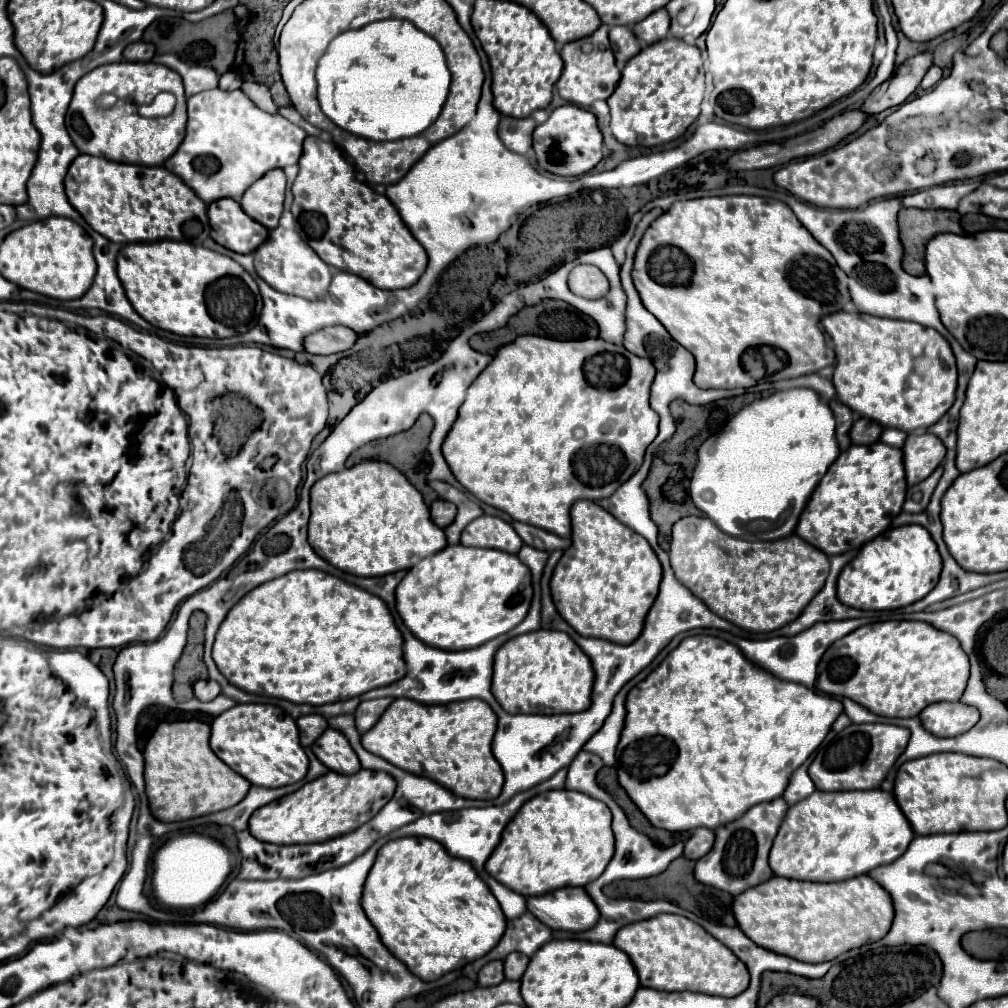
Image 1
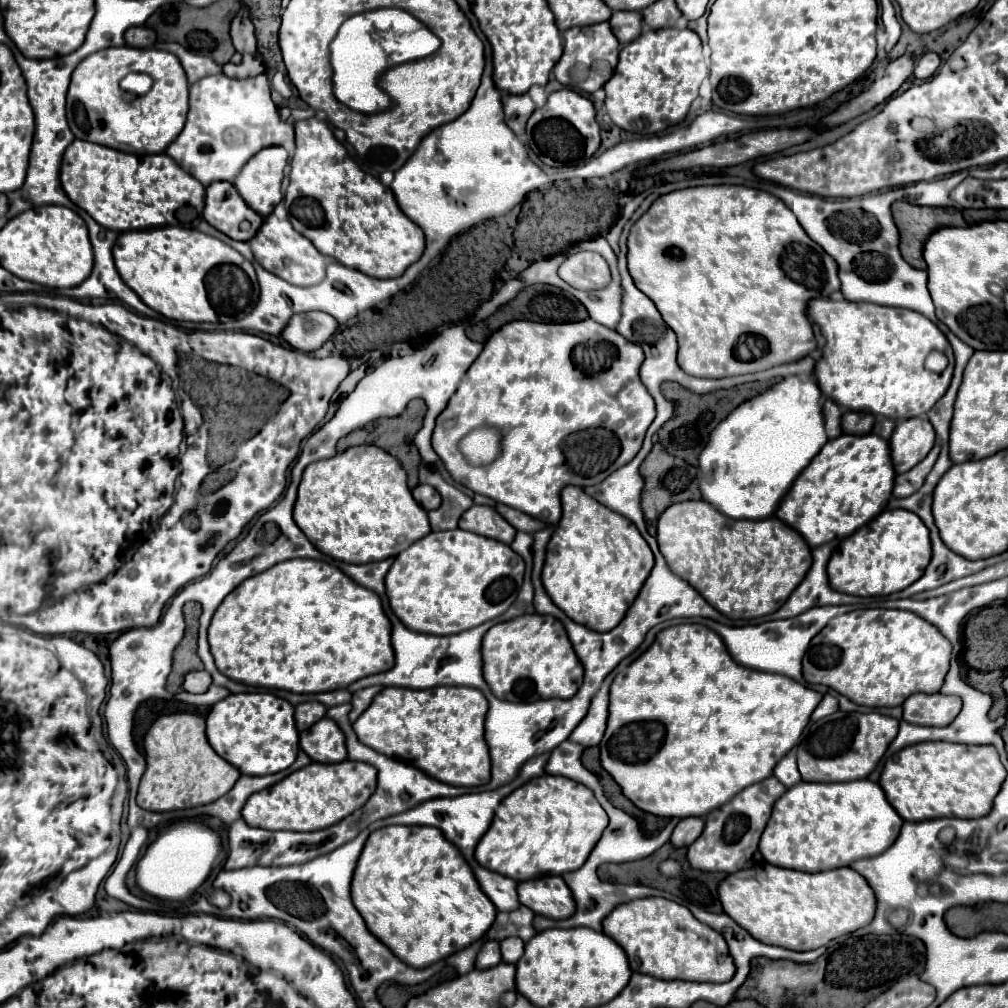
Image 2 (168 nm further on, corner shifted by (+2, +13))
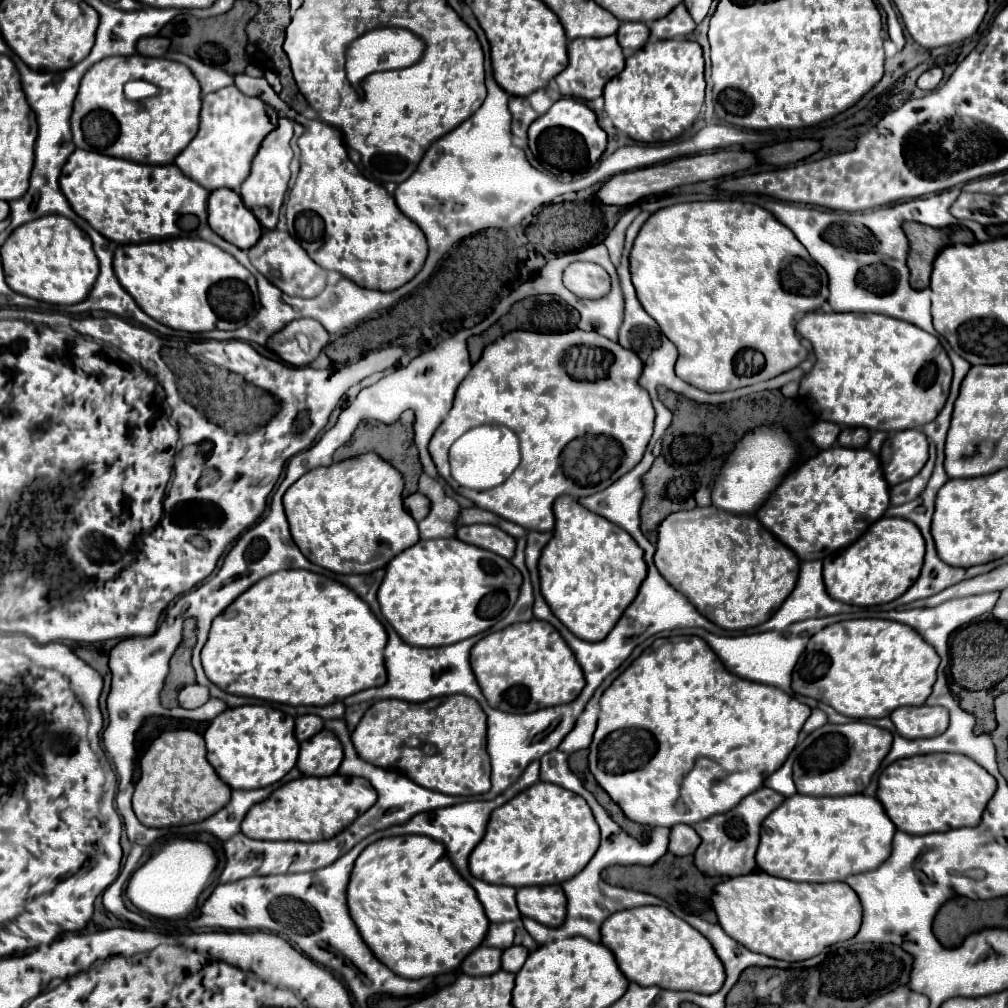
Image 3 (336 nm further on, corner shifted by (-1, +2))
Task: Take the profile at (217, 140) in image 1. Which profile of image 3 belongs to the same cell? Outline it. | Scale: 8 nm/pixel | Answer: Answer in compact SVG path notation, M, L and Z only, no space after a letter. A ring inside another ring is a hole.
M226 86L218 92L202 96L202 114L200 114L200 130L194 140L182 150L182 154L174 160L174 164L204 186L206 190L232 188L240 190L240 184L250 174L250 162L260 146L260 142L276 128L278 114L264 100L242 94L236 86Z

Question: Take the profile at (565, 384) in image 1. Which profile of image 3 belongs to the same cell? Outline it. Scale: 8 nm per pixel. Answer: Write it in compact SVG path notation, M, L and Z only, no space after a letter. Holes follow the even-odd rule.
M508 332L484 348L480 360L472 366L468 376L458 386L454 406L434 432L428 446L436 470L458 494L470 498L478 508L490 510L526 530L552 532L552 502L558 496L568 494L582 498L602 492L640 462L654 428L654 408L648 392L638 386L640 374L642 362L632 350L626 350L618 342L612 342L596 332ZM482 424L502 424L514 430L514 434L520 438L522 462L506 482L492 490L478 492L462 488L454 482L448 466L448 450L454 440L458 440L466 430Z

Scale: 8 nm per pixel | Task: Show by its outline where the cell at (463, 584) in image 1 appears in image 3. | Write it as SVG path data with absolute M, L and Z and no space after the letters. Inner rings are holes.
M434 538L418 540L408 550L400 552L386 566L384 580L378 590L378 602L382 616L400 634L400 638L412 646L448 646L466 640L474 634L486 632L500 622L514 606L520 594L520 572L498 554L484 548L470 546L458 538Z

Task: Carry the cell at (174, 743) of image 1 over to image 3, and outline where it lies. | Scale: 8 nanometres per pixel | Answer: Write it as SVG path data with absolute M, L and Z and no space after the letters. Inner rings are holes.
M172 730L172 732L160 734L144 752L138 764L140 764L140 778L132 794L132 808L136 818L148 828L172 828L172 826L202 822L204 818L212 816L222 806L226 806L230 800L232 790L224 786L224 782L220 782L218 774L212 770L212 766L206 760L204 738L192 730Z

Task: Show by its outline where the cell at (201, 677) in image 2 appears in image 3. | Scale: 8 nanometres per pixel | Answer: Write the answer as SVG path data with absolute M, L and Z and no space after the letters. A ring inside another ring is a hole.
M200 684L184 686L184 688L180 690L180 694L178 694L178 702L180 702L180 706L182 706L182 708L188 708L188 710L202 706L208 698L210 698L208 688L204 688L204 686L200 686Z

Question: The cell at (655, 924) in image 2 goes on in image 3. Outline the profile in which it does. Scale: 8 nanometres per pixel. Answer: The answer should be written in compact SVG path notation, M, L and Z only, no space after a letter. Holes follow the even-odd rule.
M640 906L610 914L610 918L604 920L600 934L600 942L614 954L620 972L630 982L698 994L714 994L724 984L724 966L710 948L712 944L664 906Z

